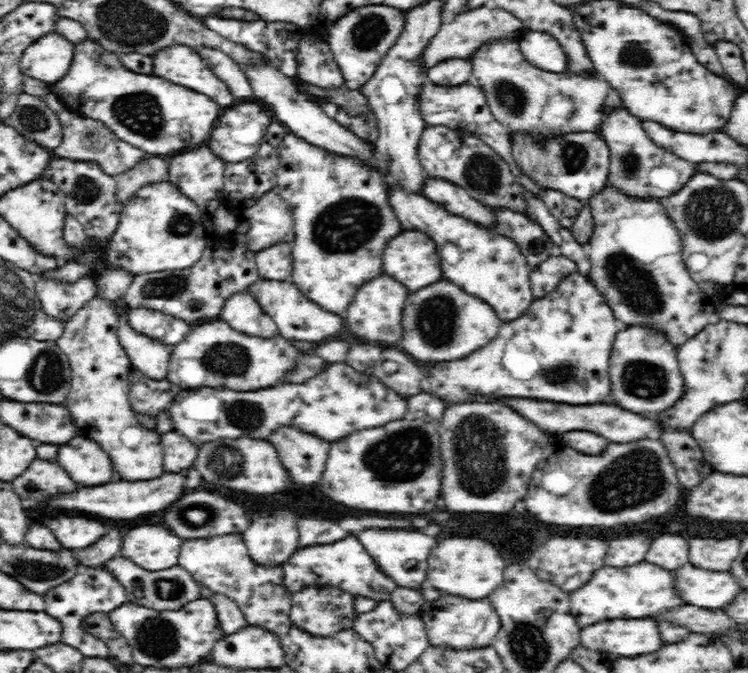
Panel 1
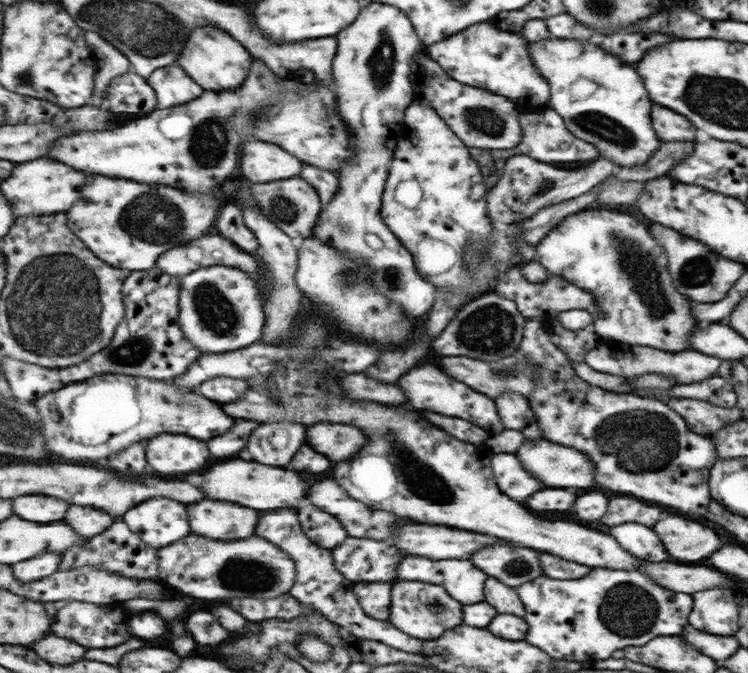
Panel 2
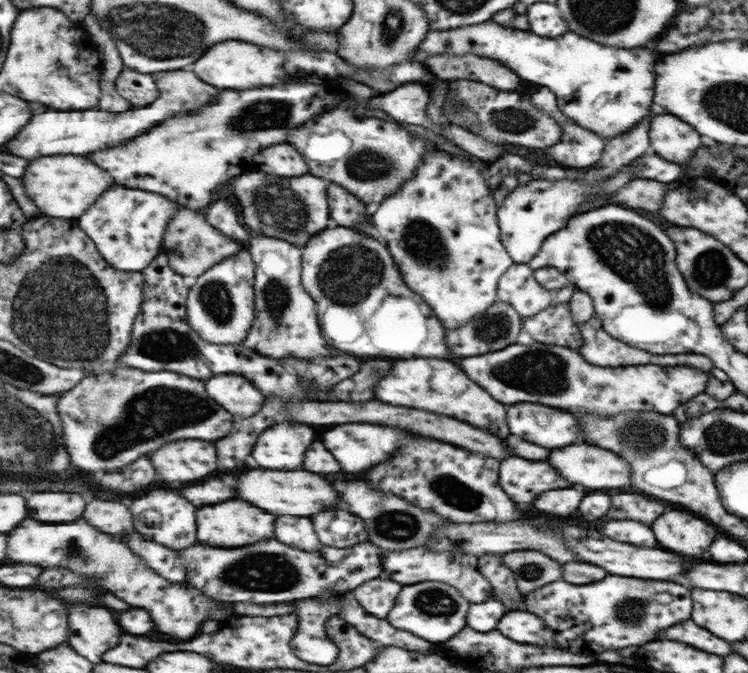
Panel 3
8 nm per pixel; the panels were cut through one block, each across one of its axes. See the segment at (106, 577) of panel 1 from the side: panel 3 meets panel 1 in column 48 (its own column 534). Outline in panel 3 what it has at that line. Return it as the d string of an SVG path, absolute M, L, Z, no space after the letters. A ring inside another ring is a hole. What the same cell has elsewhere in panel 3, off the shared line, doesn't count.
M608 574L597 582L576 585L559 578L538 589L525 593L525 610L531 614L539 614L547 626L551 626L553 642L559 650L567 650L579 656L595 656L608 648L625 648L625 646L641 646L645 642L655 640L659 632L673 626L675 622L683 622L689 618L691 612L691 598L689 590L673 584L673 582L659 582L659 580L641 580L641 578L625 578Z

